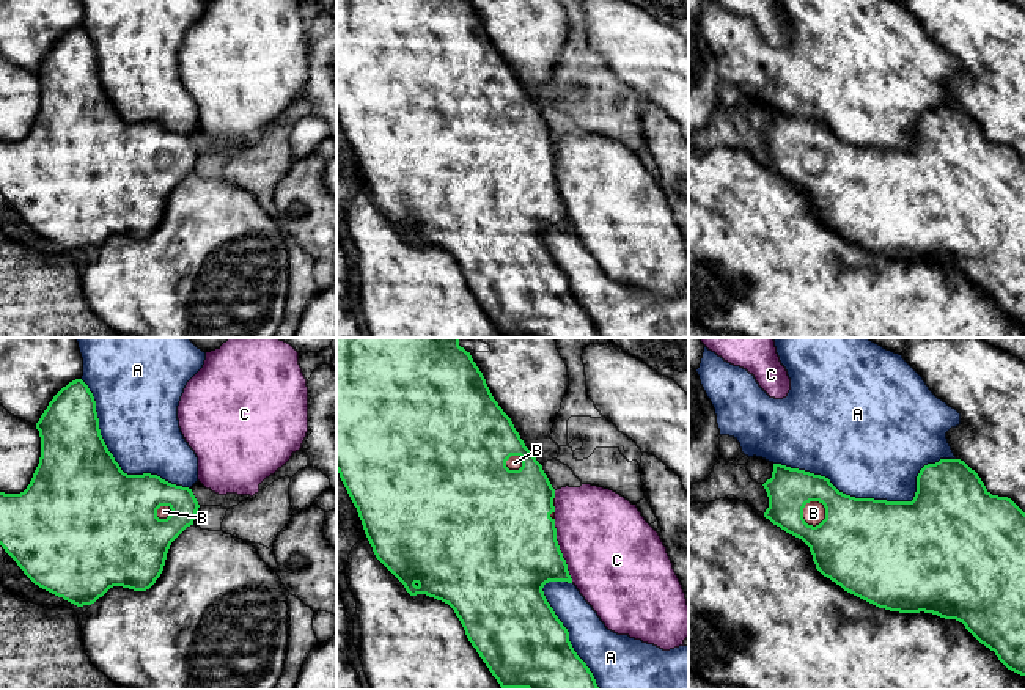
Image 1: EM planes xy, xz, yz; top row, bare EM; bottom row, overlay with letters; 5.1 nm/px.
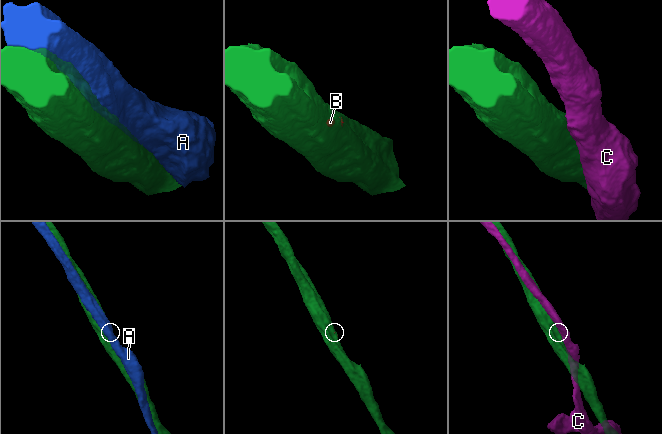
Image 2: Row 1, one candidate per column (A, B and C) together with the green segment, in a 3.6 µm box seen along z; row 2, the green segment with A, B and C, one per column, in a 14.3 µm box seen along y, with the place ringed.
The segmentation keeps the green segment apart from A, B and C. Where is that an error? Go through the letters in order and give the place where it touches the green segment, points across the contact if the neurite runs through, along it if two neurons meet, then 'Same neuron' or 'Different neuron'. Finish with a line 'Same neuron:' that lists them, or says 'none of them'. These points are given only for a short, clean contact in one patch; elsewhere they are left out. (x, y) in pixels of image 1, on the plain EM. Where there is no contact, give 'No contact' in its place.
A: Touches green at yz (874, 148). Different neuron
B: Touches green at yz (802, 164). Same neuron
C: Touches green at xz (560, 198). Different neuron
Same neuron: B

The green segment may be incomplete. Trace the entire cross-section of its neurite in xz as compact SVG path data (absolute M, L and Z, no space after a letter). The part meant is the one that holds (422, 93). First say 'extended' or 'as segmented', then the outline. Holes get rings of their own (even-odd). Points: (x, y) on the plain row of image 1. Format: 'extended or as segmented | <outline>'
extended | M336 0L336 119L357 156L376 206L404 233L410 244L426 242L454 258L468 289L501 338L601 338L586 311L574 299L568 277L542 239L549 229L572 231L557 189L555 137L542 113L525 94L511 66L494 47L470 0Z

